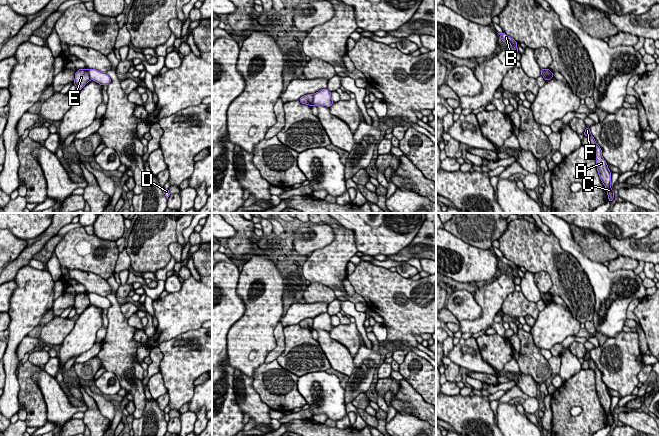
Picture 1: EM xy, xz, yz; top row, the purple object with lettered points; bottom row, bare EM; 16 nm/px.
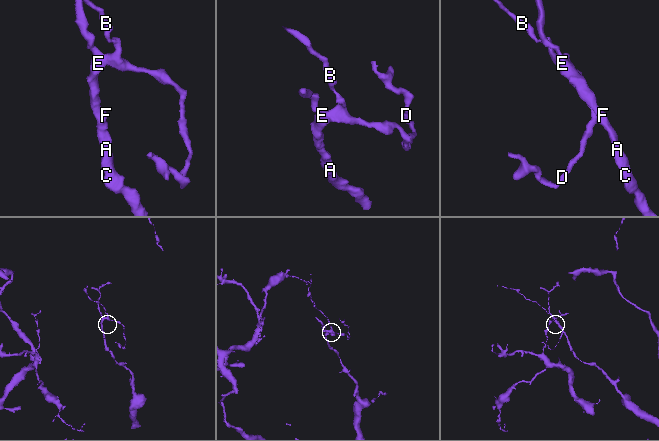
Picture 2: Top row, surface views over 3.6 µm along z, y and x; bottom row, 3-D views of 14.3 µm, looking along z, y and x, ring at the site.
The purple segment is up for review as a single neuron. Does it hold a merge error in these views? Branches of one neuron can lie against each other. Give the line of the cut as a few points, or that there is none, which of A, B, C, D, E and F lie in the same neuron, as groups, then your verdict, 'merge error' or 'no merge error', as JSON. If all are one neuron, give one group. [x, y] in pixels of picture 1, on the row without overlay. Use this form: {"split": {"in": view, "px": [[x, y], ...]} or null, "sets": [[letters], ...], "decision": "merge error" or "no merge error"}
{"split": {"in": "xz", "px": [[312, 319], [313, 329]]}, "sets": [["A", "C", "E", "F"], ["B", "D"]], "decision": "merge error"}

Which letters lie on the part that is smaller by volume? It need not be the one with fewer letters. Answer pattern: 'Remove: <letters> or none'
Remove: B, D

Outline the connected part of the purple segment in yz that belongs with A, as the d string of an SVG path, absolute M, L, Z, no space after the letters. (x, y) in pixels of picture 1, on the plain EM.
M586 351L584 360L589 361L589 368L595 372L597 395L598 395L598 398L599 398L599 401L602 407L604 408L607 414L608 424L611 426L614 422L614 415L611 413L611 399L612 398L607 390L606 385L602 381L602 374L600 370L595 366L595 363L592 360L589 351Z

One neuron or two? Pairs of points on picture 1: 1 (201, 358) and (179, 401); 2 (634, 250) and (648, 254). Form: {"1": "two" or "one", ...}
{"1": "one", "2": "one"}

